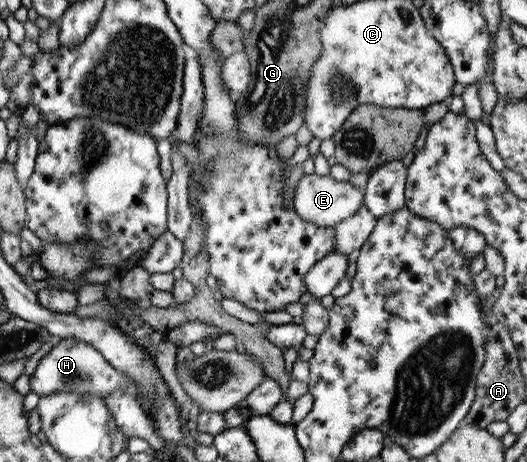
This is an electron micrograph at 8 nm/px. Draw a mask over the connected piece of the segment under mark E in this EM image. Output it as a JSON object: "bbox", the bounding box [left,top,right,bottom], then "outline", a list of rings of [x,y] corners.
{"bbox":[294,175,364,227],"outline":[[[304,175],[294,190],[294,209],[297,214],[311,224],[333,227],[346,218],[353,216],[364,204],[364,192],[349,181],[337,181],[333,177]]]}

